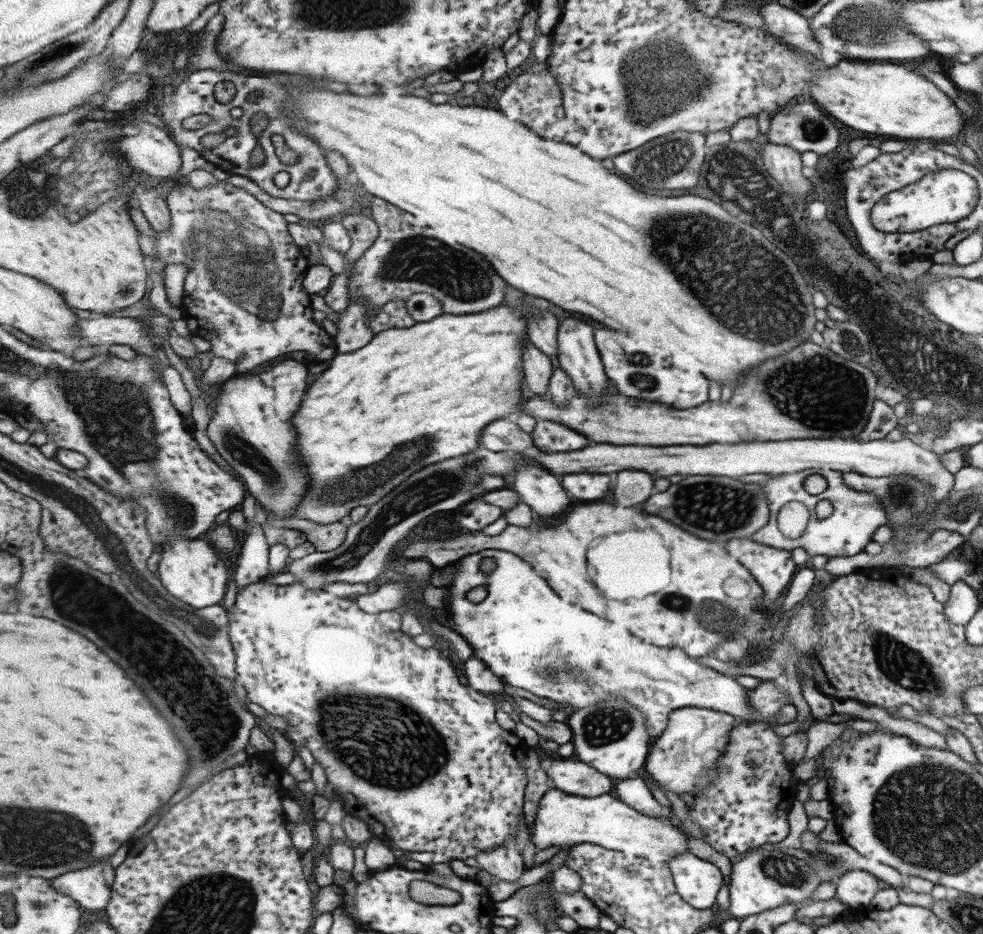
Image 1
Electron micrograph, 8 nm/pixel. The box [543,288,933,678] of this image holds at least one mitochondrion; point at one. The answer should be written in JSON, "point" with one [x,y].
{"point":[819,392]}

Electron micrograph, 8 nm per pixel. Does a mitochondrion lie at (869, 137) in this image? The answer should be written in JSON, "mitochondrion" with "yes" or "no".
{"mitochondrion":"no"}

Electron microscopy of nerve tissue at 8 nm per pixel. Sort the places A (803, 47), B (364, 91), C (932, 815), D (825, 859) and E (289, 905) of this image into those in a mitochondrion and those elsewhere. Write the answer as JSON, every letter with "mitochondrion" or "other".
{"A":"other","B":"other","C":"mitochondrion","D":"mitochondrion","E":"other"}

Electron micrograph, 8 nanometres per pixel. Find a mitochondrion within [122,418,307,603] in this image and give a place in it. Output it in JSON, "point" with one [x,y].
{"point":[237,446]}

